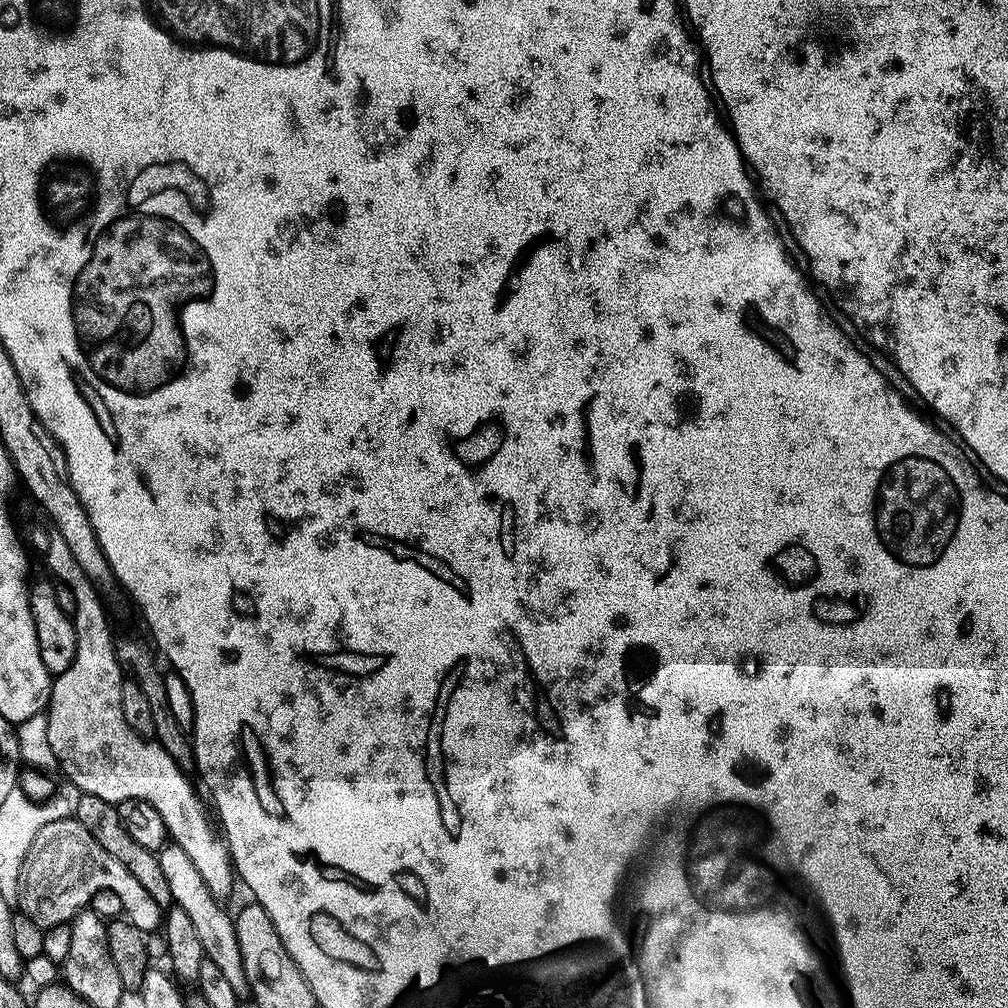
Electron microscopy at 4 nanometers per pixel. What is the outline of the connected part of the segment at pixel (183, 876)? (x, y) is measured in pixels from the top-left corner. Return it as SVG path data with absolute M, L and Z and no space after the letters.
M168 843L164 849L159 852L160 865L162 866L162 874L166 874L166 882L170 882L170 894L172 895L172 903L186 912L191 922L194 922L195 931L198 934L199 941L204 947L204 954L207 959L214 962L214 966L218 966L218 970L222 970L222 974L226 974L230 986L234 986L236 993L243 993L248 987L248 979L246 978L246 970L242 966L242 950L238 950L238 934L236 933L236 921L231 915L224 913L222 905L216 901L216 896L212 893L212 888L208 885L205 873L198 866L194 866L194 862L190 862L190 854L186 854L186 850L182 850L182 846L174 843Z

